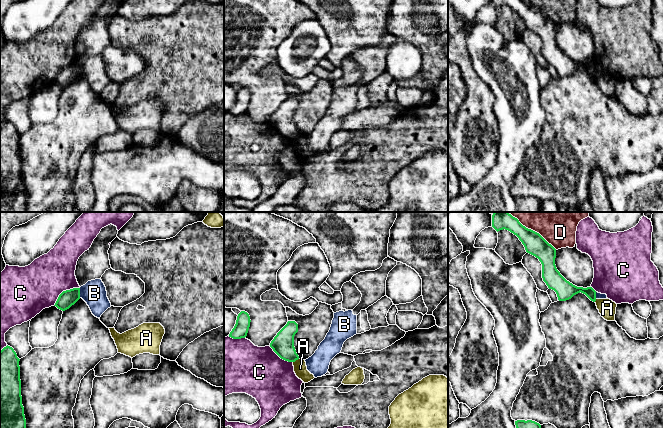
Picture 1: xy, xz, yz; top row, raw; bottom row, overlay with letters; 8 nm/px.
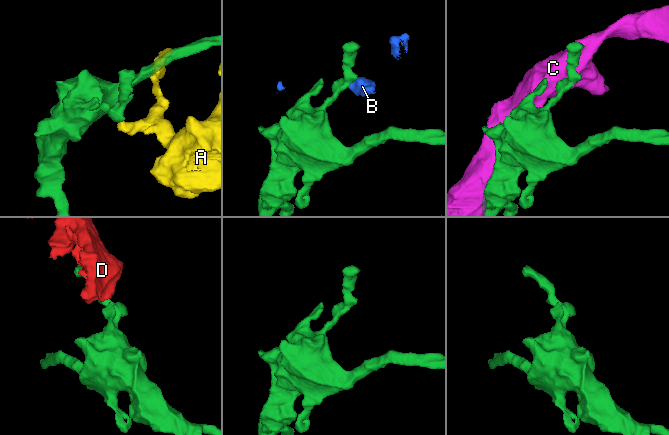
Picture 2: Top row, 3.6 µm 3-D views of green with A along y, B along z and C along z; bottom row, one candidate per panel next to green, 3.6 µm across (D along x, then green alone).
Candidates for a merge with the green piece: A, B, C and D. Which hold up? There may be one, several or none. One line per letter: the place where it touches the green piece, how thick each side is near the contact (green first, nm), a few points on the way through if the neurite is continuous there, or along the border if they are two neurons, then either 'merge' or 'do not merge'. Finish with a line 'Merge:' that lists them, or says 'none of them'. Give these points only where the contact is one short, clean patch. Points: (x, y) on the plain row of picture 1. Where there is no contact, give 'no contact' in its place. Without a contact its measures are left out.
A: meets green in xz at (295, 136); 180 nm thick on the green side, 110 nm on the other; border along xz (298, 134), (293, 138); do not merge
B: meets green in xy at (79, 69); 140 nm thick on the green side, 200 nm on the other; do not merge
C: meets green in xy at (64, 67); 140 nm thick on the green side, 380 nm on the other; do not merge
D: meets green in yz at (538, 9); 170 nm thick on the green side, 190 nm on the other; do not merge
Merge: none of them

